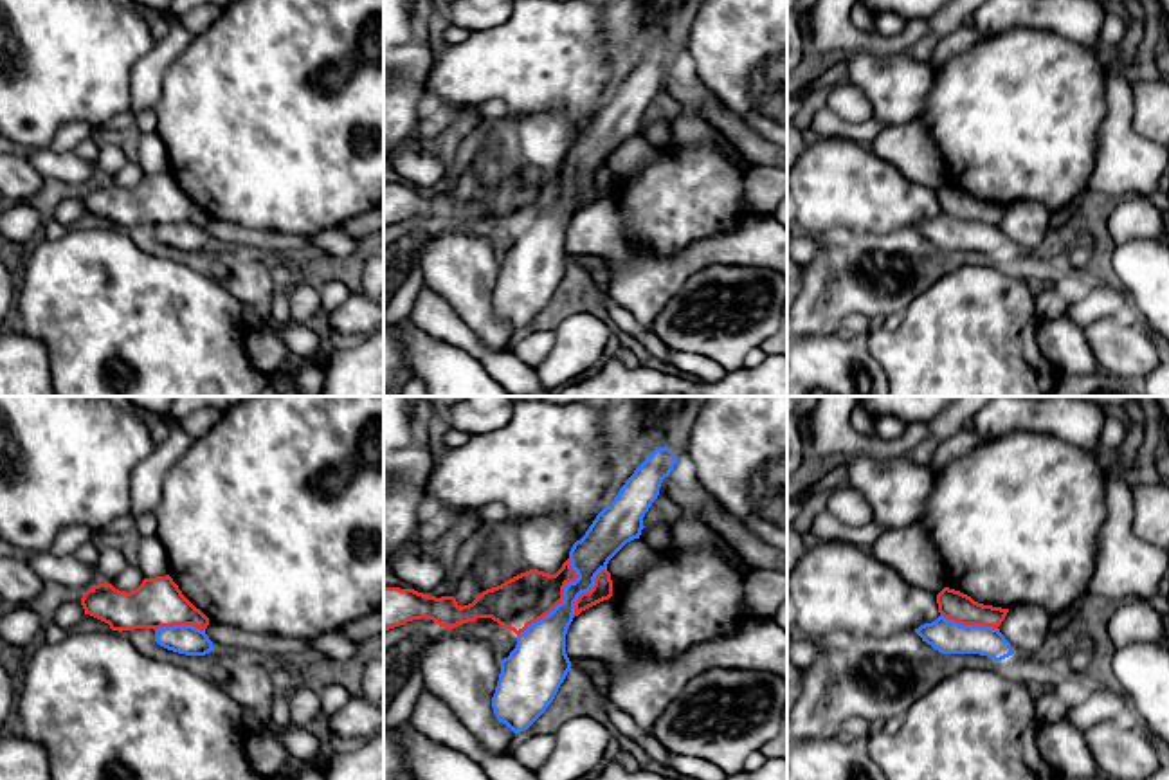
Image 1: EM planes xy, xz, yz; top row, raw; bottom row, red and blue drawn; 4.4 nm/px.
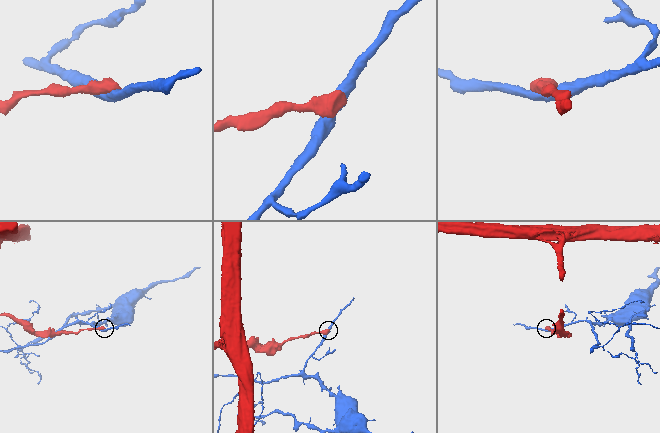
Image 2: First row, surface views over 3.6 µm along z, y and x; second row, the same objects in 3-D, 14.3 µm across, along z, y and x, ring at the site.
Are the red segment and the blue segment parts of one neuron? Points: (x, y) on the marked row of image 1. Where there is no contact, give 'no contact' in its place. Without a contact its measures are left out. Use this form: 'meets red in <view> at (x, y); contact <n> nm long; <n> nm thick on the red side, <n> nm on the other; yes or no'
meets red in xz at (561, 600); contact 420 nm long; 220 nm thick on the red side, 220 nm on the other; no

